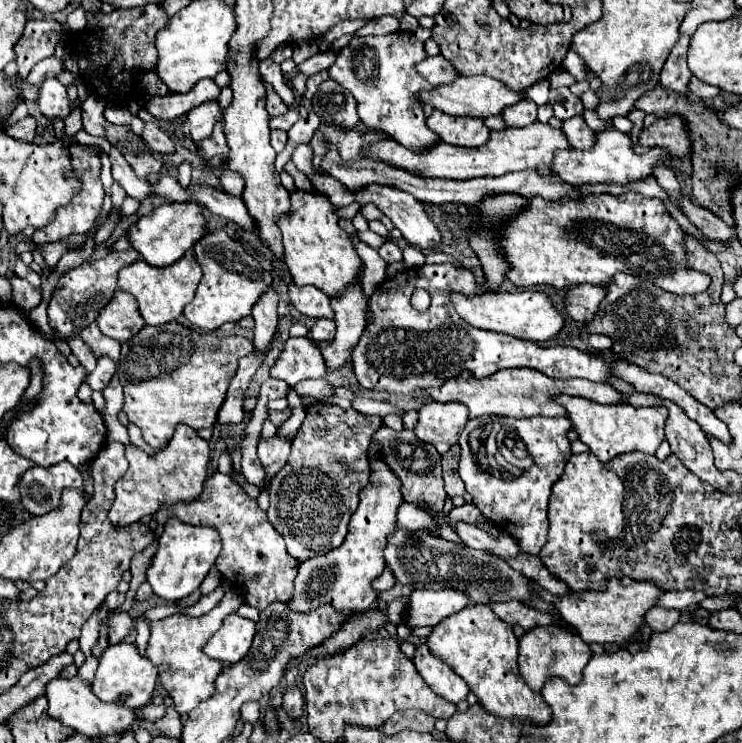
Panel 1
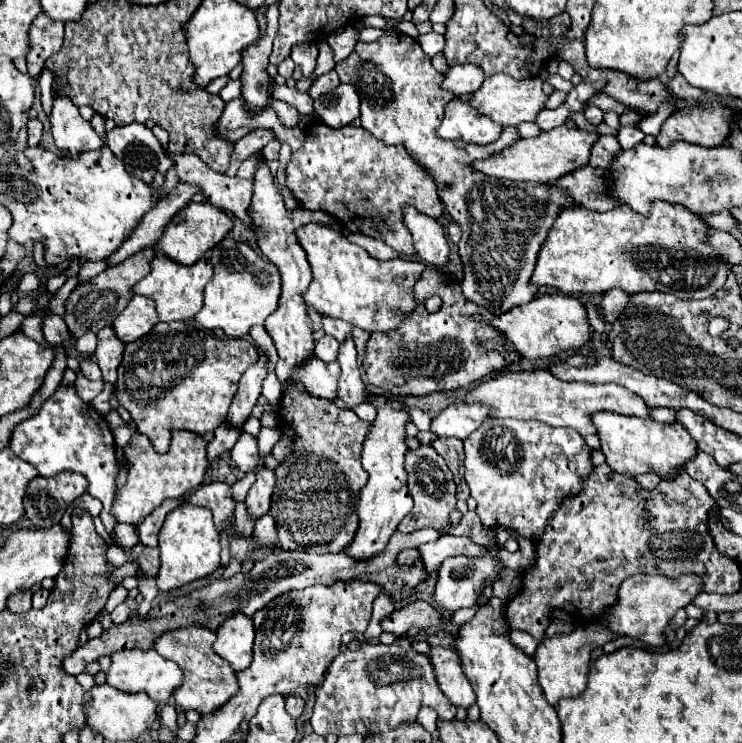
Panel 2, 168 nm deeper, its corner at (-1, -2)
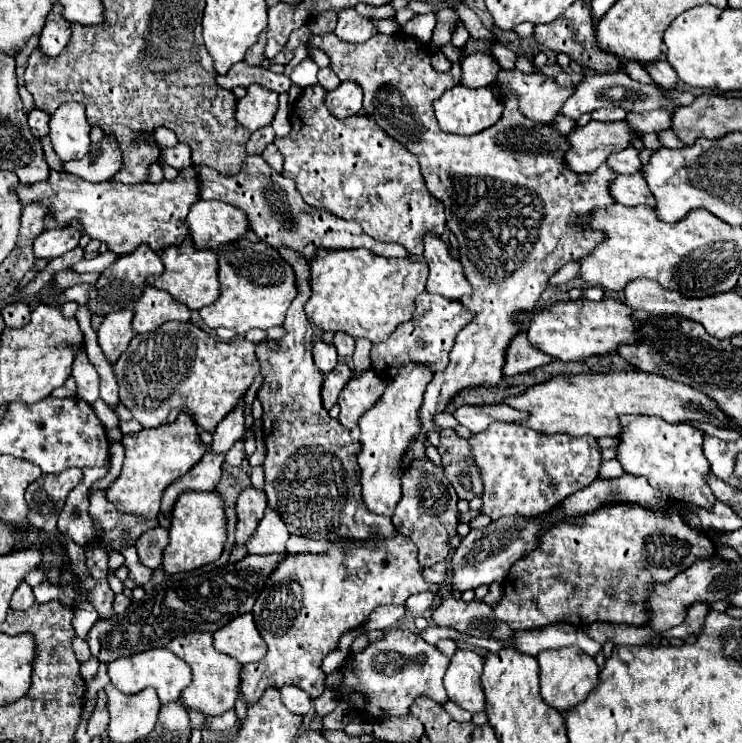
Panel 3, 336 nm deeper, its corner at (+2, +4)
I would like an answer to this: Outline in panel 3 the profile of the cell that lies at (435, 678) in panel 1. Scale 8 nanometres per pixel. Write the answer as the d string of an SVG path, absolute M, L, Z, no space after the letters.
M458 649L444 677L448 697L470 713L480 713L486 707L486 695L480 685L482 665L482 655L470 649Z

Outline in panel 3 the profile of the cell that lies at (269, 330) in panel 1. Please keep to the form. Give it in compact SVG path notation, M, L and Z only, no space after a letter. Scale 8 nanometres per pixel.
M240 403L240 407L238 407L234 413L230 413L230 415L216 427L216 431L214 431L214 441L212 441L212 445L210 445L210 451L218 453L218 455L224 455L224 453L244 435L246 427L244 427L242 405L244 405L244 403Z

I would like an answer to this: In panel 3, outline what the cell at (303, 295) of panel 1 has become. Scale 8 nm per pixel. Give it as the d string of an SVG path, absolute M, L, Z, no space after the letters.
M344 333L334 335L334 347L342 359L348 359L354 355L354 339L344 335Z

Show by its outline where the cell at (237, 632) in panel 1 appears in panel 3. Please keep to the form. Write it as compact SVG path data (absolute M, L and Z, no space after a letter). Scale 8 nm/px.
M244 613L224 625L224 629L218 629L214 633L214 647L216 651L234 657L242 665L260 661L260 657L266 653L264 639L254 625L252 613Z

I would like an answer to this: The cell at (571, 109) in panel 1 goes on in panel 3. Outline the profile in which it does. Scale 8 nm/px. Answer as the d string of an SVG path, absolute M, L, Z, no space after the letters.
M604 107L592 113L592 119L596 121L622 121L626 117L626 111L620 107Z

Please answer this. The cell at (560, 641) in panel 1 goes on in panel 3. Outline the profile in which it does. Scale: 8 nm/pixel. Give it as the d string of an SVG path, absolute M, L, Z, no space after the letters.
M562 647L562 649L542 651L536 659L538 659L538 665L540 665L540 693L542 693L542 699L560 713L566 713L568 709L582 703L598 683L600 669L598 669L596 661L592 661L578 647Z

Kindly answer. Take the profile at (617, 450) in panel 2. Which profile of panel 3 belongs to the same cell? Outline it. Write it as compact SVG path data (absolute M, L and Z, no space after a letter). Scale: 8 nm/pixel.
M624 415L620 417L622 435L618 447L618 461L630 475L642 475L650 485L666 493L674 501L686 501L702 509L710 509L716 503L716 497L706 483L710 475L710 463L702 453L704 433L688 423L668 423L662 417L638 417Z

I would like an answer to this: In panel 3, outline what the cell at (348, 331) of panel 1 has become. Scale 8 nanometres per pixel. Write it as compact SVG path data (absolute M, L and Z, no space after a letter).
M366 371L364 375L354 377L344 387L338 399L338 405L340 405L338 421L346 429L352 429L354 425L358 425L360 415L380 399L384 389L386 389L386 383L382 383L382 379L374 371Z

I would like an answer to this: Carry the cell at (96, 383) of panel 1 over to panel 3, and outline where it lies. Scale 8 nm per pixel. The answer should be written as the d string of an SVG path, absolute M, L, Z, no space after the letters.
M132 307L116 313L108 313L98 329L98 343L110 363L114 363L124 353L130 339L134 337L132 317L134 317Z

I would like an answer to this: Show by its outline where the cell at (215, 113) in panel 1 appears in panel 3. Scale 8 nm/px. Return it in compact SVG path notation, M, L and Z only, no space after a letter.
M250 85L244 99L236 105L236 119L248 129L256 131L272 123L278 109L278 93L262 87Z

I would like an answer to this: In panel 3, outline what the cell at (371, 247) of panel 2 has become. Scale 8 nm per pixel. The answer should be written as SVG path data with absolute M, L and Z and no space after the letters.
M248 155L244 159L242 171L238 175L226 177L216 173L210 167L204 165L194 165L198 171L200 179L200 195L202 199L216 199L222 203L230 203L234 207L240 207L250 221L250 229L270 247L280 249L280 247L290 247L296 249L308 263L312 257L316 257L318 249L356 249L364 247L372 251L374 255L382 255L388 259L408 259L410 255L406 253L404 247L396 243L380 243L366 235L356 221L344 221L332 213L326 213L324 209L312 209L306 205L296 191L296 185L292 179L282 177L276 173L260 155Z

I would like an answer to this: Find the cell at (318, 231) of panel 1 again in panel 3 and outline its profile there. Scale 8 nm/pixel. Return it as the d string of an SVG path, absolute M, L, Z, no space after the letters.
M324 249L324 251L320 251L320 253L316 255L316 259L314 259L312 265L310 265L310 287L312 287L312 295L310 295L310 299L308 299L306 307L304 307L304 311L306 311L308 319L310 319L322 333L328 333L328 331L330 331L330 333L338 333L338 331L342 331L342 333L346 333L346 335L350 335L350 337L354 337L354 339L368 339L368 341L372 341L372 343L380 343L380 341L386 341L386 339L392 335L392 331L394 331L400 323L406 323L406 321L414 315L414 299L416 299L416 295L420 295L420 293L426 289L426 279L428 279L428 267L426 267L426 263L422 263L422 261L376 257L374 253L368 253L368 249L340 249L340 251L328 251L328 249Z

